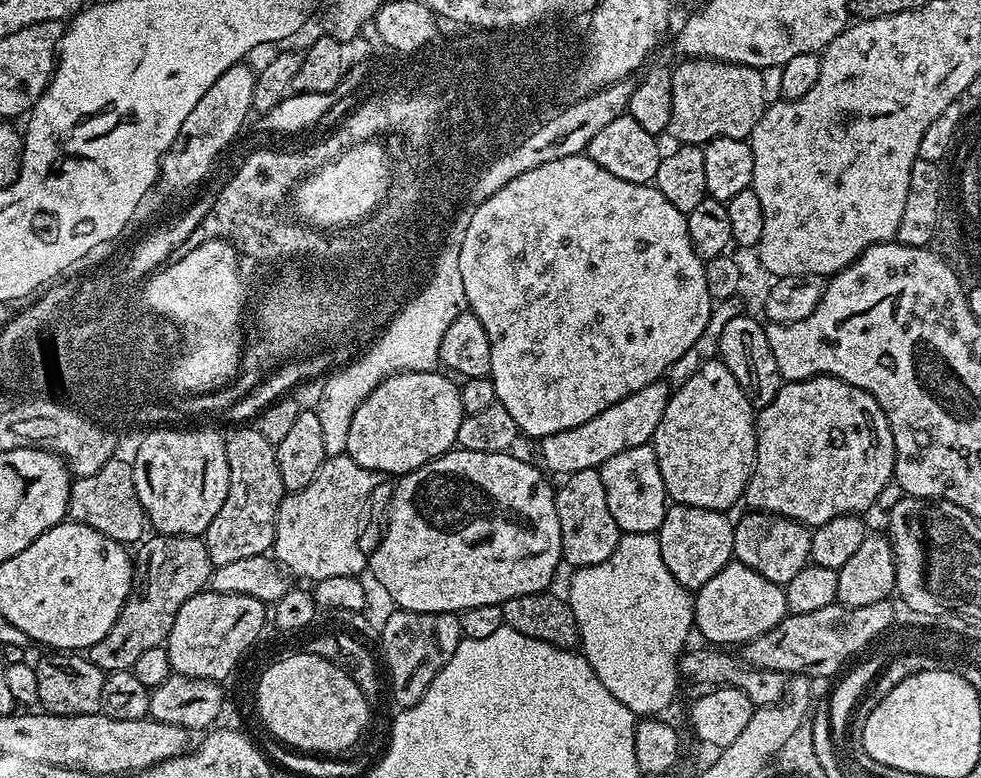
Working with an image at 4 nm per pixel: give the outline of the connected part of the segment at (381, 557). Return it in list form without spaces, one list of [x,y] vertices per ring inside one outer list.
[[[460,448],[395,481],[388,529],[380,545],[370,552],[370,572],[372,568],[373,578],[384,587],[397,609],[459,614],[470,606],[504,605],[515,596],[533,595],[553,587],[556,567],[562,564],[556,493],[549,477],[533,464],[519,460],[512,452],[478,454]]]

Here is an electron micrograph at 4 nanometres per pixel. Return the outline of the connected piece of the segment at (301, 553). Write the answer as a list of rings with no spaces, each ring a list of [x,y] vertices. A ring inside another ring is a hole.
[[[347,454],[329,456],[318,470],[314,482],[310,482],[310,486],[306,486],[300,492],[287,493],[280,504],[274,545],[276,559],[293,577],[305,576],[309,582],[339,576],[359,577],[360,571],[363,568],[365,571],[366,568],[366,552],[360,549],[360,523],[364,520],[368,499],[375,494],[380,480],[382,481],[381,473],[366,470],[366,466],[358,466],[358,462],[354,462]]]

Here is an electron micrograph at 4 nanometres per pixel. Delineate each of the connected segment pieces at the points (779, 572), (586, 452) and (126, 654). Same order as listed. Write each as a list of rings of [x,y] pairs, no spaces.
[[[755,510],[745,511],[745,516],[735,521],[733,530],[734,544],[733,557],[739,563],[750,566],[750,570],[754,570],[758,574],[762,574],[762,578],[766,578],[770,582],[781,586],[790,582],[790,578],[794,578],[798,574],[798,570],[802,570],[810,562],[810,546],[812,545],[812,532],[805,525],[799,524],[796,520],[791,520],[785,516],[775,516],[773,512],[758,512]]]
[[[657,382],[642,386],[642,390],[622,398],[622,402],[606,406],[606,410],[602,410],[602,414],[596,415],[595,418],[590,418],[590,422],[582,422],[582,426],[574,426],[570,430],[543,437],[539,441],[539,463],[549,473],[560,472],[559,475],[565,477],[578,470],[599,469],[601,464],[614,458],[614,454],[622,454],[622,450],[649,443],[654,430],[658,430],[658,422],[662,422],[662,414],[666,414],[669,395],[670,388],[667,383]]]
[[[153,535],[153,540],[148,544],[148,588],[137,583],[128,601],[122,606],[114,626],[106,630],[106,638],[94,642],[86,650],[86,659],[94,666],[98,666],[105,674],[109,672],[127,672],[132,669],[134,662],[145,650],[154,650],[167,641],[170,630],[174,626],[174,618],[178,618],[178,610],[194,598],[194,594],[205,591],[209,587],[214,565],[210,562],[210,554],[206,550],[203,539],[199,536],[161,536]]]

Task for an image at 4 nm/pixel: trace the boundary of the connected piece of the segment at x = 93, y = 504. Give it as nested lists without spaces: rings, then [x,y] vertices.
[[[110,459],[106,466],[102,466],[102,470],[98,470],[98,474],[73,479],[68,499],[68,516],[75,523],[90,526],[106,534],[106,538],[125,546],[132,546],[135,540],[143,541],[144,531],[150,528],[148,515],[144,513],[138,490],[134,486],[132,466],[127,459]]]

